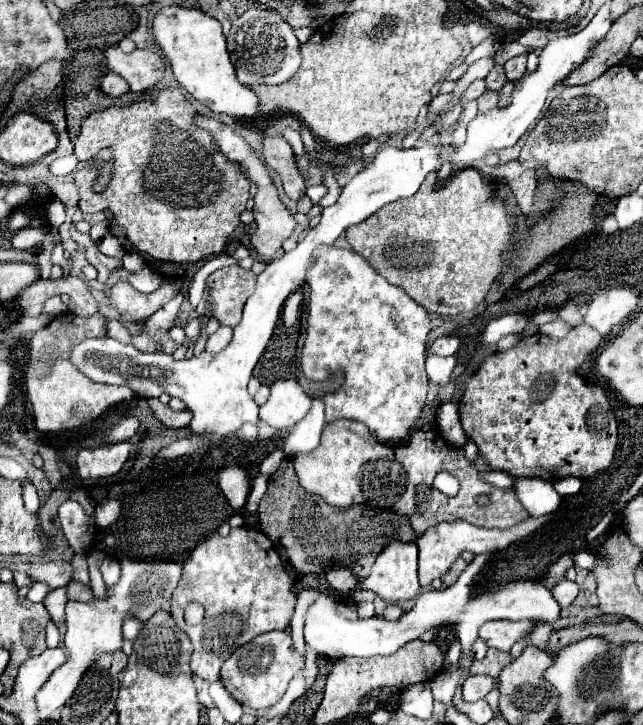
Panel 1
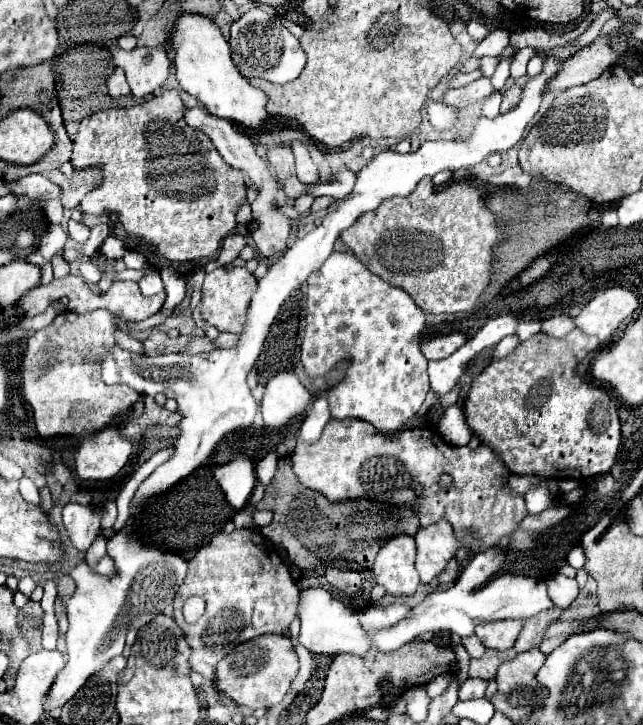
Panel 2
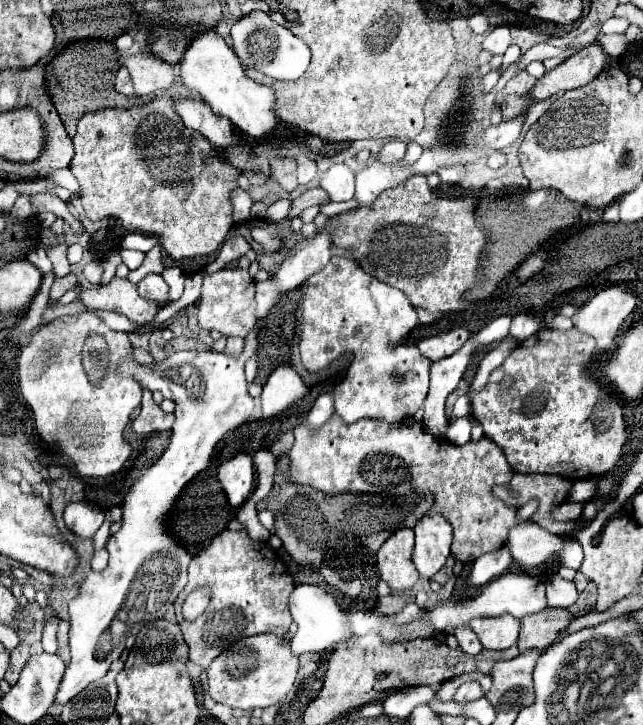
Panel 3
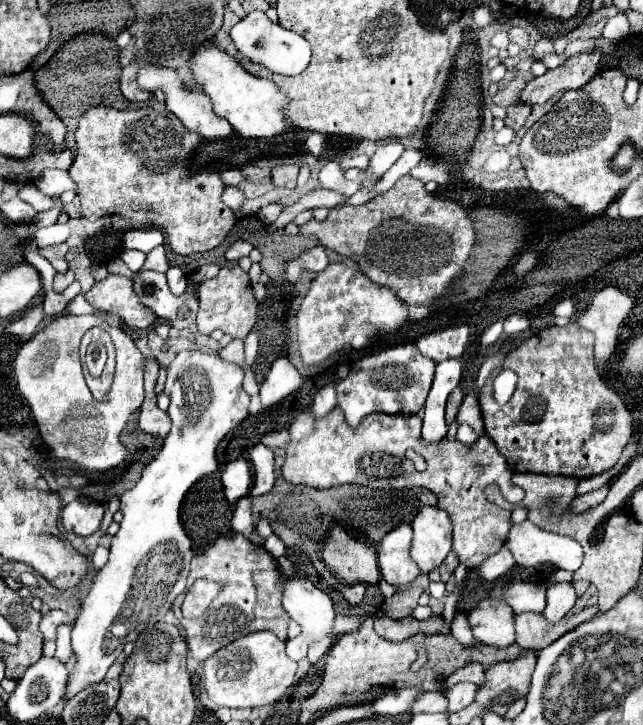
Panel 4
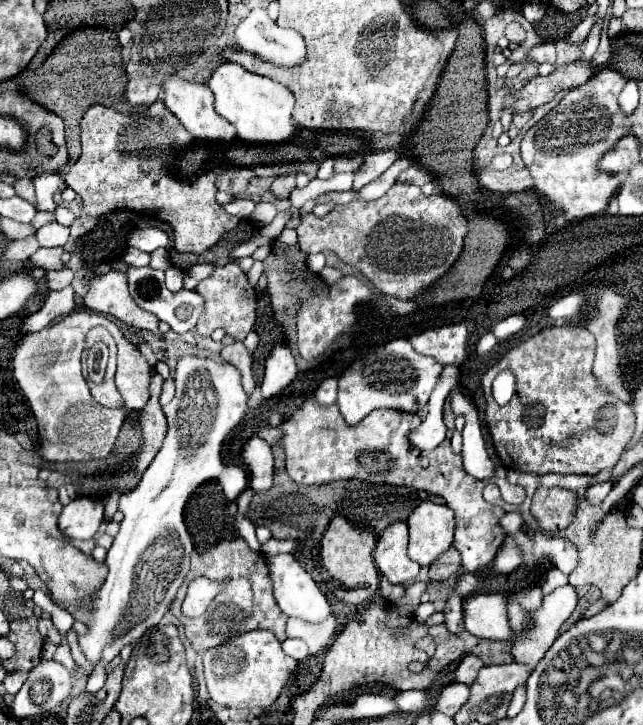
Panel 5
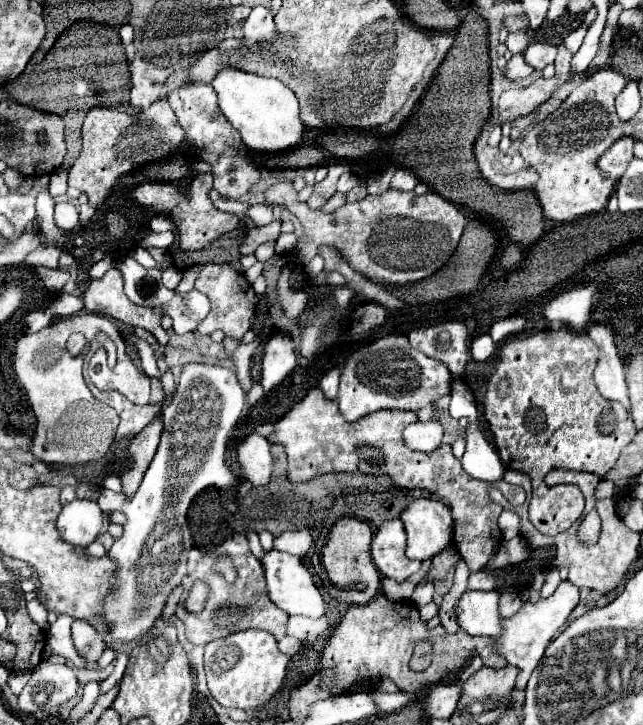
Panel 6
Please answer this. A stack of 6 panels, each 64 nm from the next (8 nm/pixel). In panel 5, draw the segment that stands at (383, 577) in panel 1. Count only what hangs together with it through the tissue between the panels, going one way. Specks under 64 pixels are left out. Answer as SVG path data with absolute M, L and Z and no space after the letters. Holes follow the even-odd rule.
M392 524L386 528L376 542L374 560L380 570L392 584L406 584L414 580L420 572L420 566L412 562L406 554L408 550L408 524Z

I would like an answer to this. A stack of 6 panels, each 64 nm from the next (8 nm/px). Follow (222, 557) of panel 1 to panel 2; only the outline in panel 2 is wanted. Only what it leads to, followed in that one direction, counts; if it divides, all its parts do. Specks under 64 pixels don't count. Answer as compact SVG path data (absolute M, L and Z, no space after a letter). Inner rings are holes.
M250 528L230 534L218 532L188 562L188 574L174 596L174 618L182 628L192 654L190 666L204 678L214 678L216 664L240 642L260 634L284 634L296 616L300 590L270 542ZM200 596L206 600L206 612L196 624L186 624L182 606L186 598Z

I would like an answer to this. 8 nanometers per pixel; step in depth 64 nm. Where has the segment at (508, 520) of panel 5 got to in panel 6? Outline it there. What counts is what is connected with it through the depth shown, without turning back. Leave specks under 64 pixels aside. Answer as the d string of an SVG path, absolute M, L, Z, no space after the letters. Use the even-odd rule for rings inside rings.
M504 510L504 512L500 514L498 526L500 526L500 530L502 530L504 540L510 540L510 538L514 538L514 536L520 534L520 518L518 518L518 514L512 512L512 510Z

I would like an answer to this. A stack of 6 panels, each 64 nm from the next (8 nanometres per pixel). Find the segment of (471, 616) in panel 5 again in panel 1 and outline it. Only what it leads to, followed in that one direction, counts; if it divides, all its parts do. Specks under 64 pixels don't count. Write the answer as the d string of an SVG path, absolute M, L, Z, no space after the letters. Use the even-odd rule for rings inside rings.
M490 620L480 628L480 638L498 650L508 652L520 638L534 630L534 622L510 622L510 620Z

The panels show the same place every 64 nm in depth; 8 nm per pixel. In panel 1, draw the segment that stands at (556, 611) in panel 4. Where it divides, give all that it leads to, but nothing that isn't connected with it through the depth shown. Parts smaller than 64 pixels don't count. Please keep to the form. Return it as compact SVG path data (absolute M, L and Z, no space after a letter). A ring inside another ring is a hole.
M564 578L560 584L556 584L556 586L552 588L552 594L556 596L556 600L558 600L558 604L560 604L562 608L568 608L568 606L574 602L574 598L578 596L578 584Z

